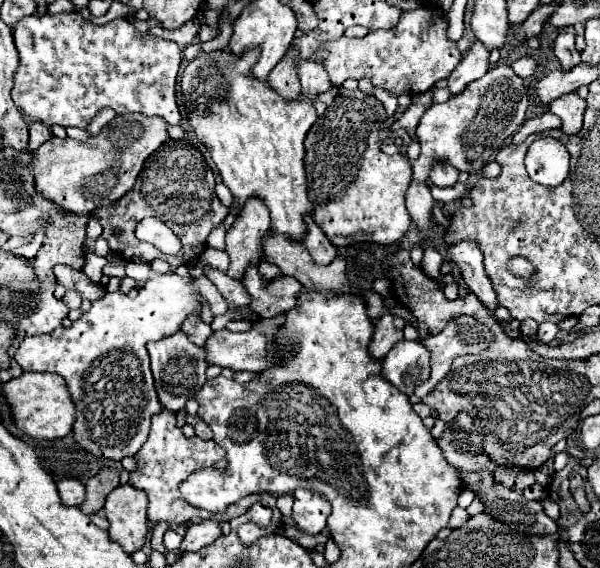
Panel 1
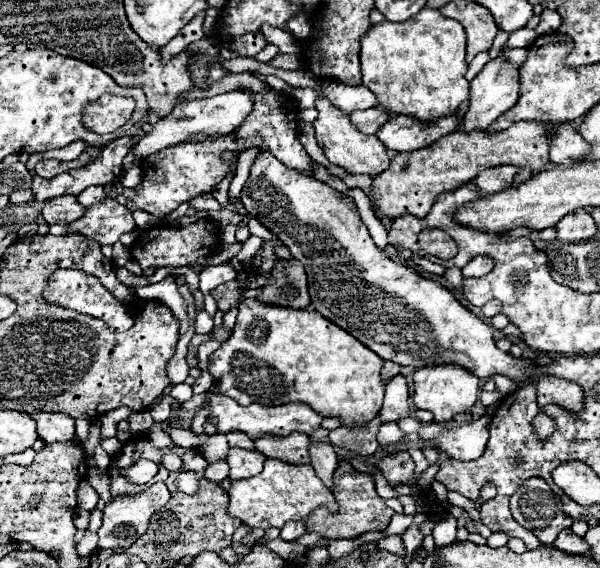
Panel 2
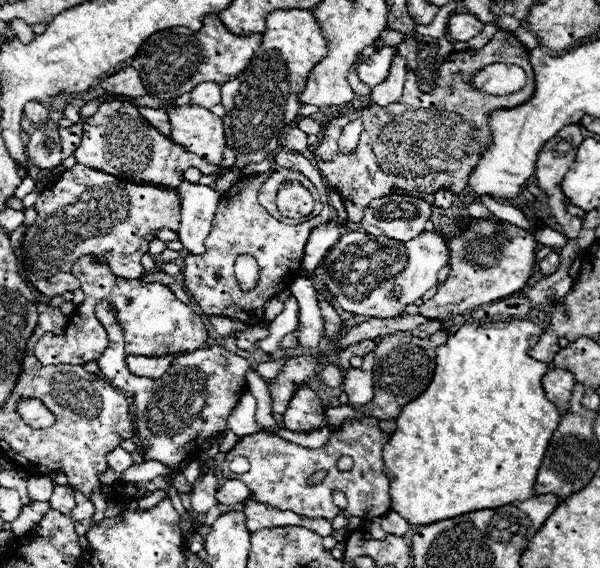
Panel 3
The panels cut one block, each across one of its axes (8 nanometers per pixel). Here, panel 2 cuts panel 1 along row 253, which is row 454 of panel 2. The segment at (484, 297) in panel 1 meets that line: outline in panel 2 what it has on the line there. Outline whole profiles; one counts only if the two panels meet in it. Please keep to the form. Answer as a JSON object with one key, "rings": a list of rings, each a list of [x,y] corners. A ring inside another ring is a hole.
{"rings":[[[482,416],[470,424],[462,424],[452,430],[440,428],[440,424],[430,424],[420,430],[420,440],[446,452],[454,460],[476,460],[484,454],[488,442],[490,416]]]}

